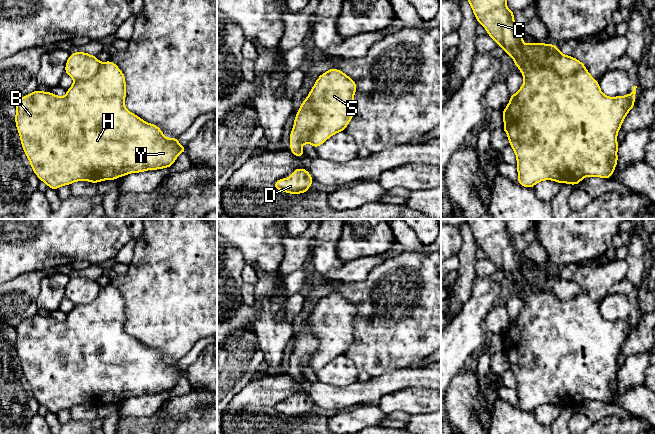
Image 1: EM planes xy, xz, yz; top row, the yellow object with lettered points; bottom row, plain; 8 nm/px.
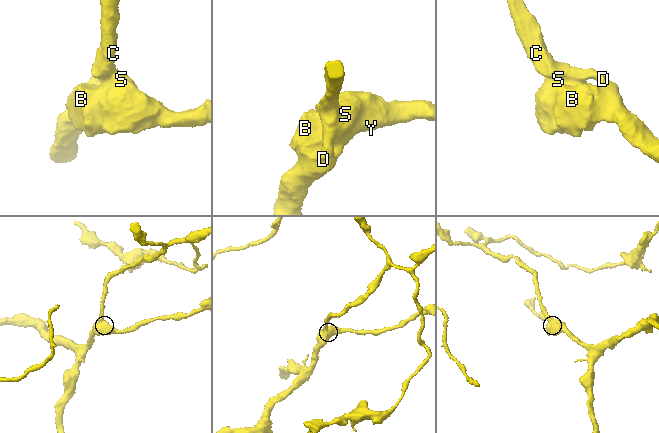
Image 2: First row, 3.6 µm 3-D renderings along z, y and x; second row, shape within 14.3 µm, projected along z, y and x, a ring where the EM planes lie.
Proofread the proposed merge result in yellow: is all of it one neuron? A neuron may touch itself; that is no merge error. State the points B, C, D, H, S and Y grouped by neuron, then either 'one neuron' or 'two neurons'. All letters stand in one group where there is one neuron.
B C D H S Y; one neuron

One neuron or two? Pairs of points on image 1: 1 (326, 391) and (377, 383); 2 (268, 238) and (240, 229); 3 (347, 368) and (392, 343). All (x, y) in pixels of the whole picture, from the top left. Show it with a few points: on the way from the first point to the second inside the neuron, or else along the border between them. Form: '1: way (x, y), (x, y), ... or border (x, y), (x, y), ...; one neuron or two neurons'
1: way (339, 393), (364, 392); one neuron
2: way (261, 238), (252, 229), (247, 229); one neuron
3: border (344, 354), (359, 371); two neurons

